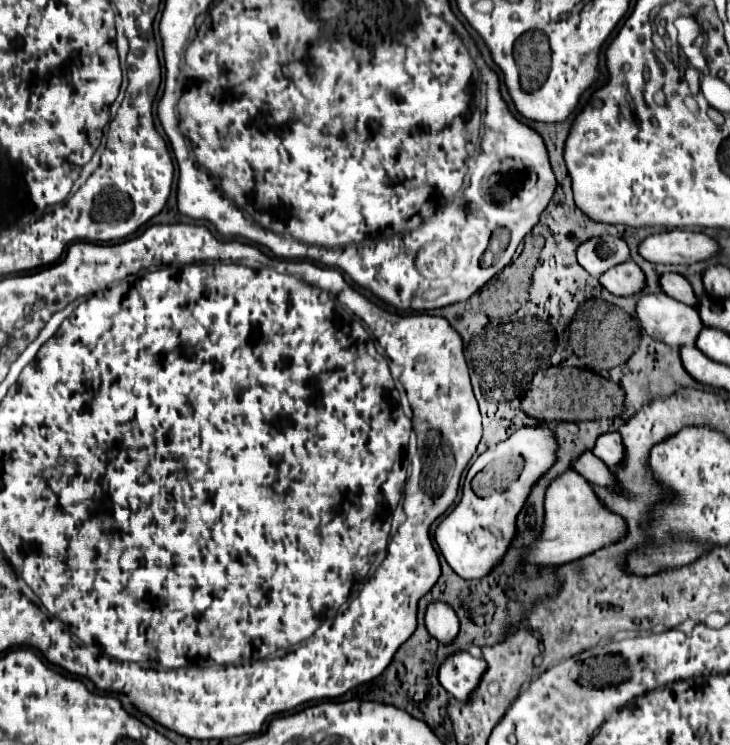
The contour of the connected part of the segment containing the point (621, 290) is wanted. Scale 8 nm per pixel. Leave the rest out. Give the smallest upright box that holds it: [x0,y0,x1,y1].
[600,262,646,296]

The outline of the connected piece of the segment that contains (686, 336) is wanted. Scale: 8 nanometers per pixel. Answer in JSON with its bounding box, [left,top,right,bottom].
[636,292,704,348]

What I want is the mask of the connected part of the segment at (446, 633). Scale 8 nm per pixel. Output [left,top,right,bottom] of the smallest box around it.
[426,602,460,644]

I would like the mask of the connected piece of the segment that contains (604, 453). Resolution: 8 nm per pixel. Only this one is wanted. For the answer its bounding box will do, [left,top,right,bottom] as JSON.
[592,432,624,468]

